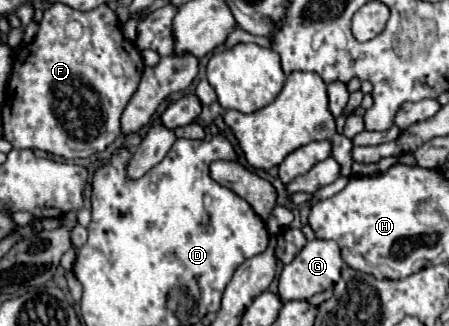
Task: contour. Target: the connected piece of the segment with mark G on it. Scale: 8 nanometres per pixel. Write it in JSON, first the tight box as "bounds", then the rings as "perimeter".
{"bounds":[280,240,344,302],"perimeter":[[[312,240],[308,242],[302,252],[290,262],[284,266],[282,274],[280,274],[280,298],[282,302],[288,302],[288,300],[308,300],[312,298],[314,294],[334,286],[338,280],[340,280],[340,272],[344,268],[344,260],[340,256],[340,246],[334,242],[334,240]]]}

